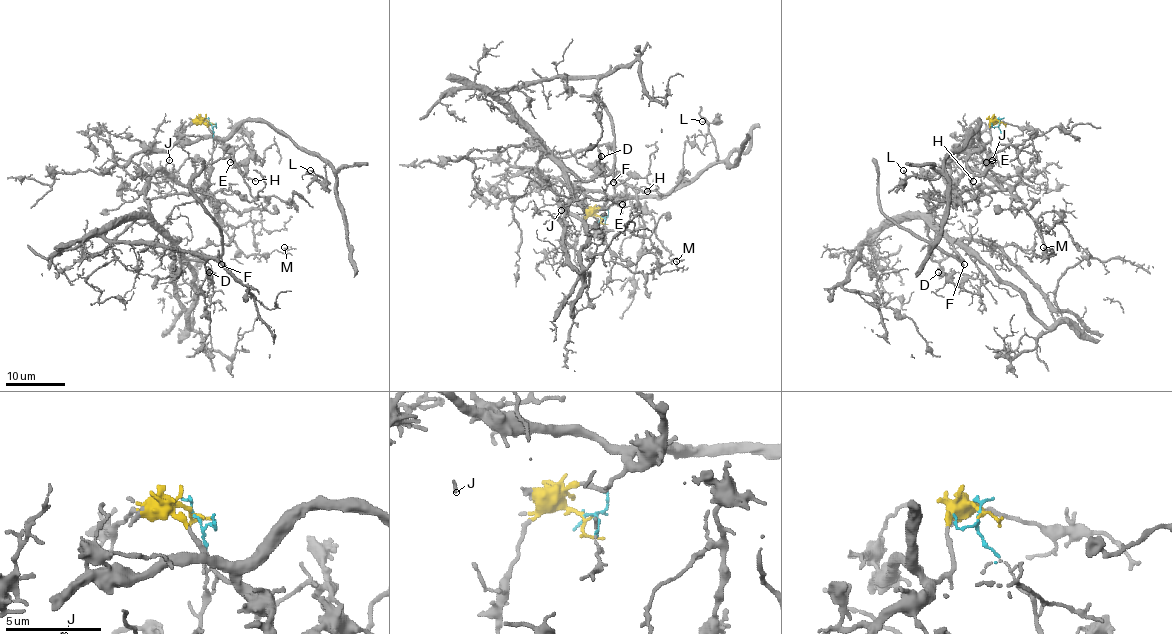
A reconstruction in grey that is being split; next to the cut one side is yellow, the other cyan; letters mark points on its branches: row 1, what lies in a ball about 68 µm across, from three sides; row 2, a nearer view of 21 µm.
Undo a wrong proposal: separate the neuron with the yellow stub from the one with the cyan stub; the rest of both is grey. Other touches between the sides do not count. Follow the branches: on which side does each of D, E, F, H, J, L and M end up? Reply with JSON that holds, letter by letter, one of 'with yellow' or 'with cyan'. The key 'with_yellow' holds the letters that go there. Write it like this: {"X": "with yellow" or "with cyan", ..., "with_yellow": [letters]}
{"D": "with cyan", "E": "with yellow", "F": "with cyan", "H": "with yellow", "J": "with cyan", "L": "with yellow", "M": "with cyan", "with_yellow": ["E", "H", "L"]}

